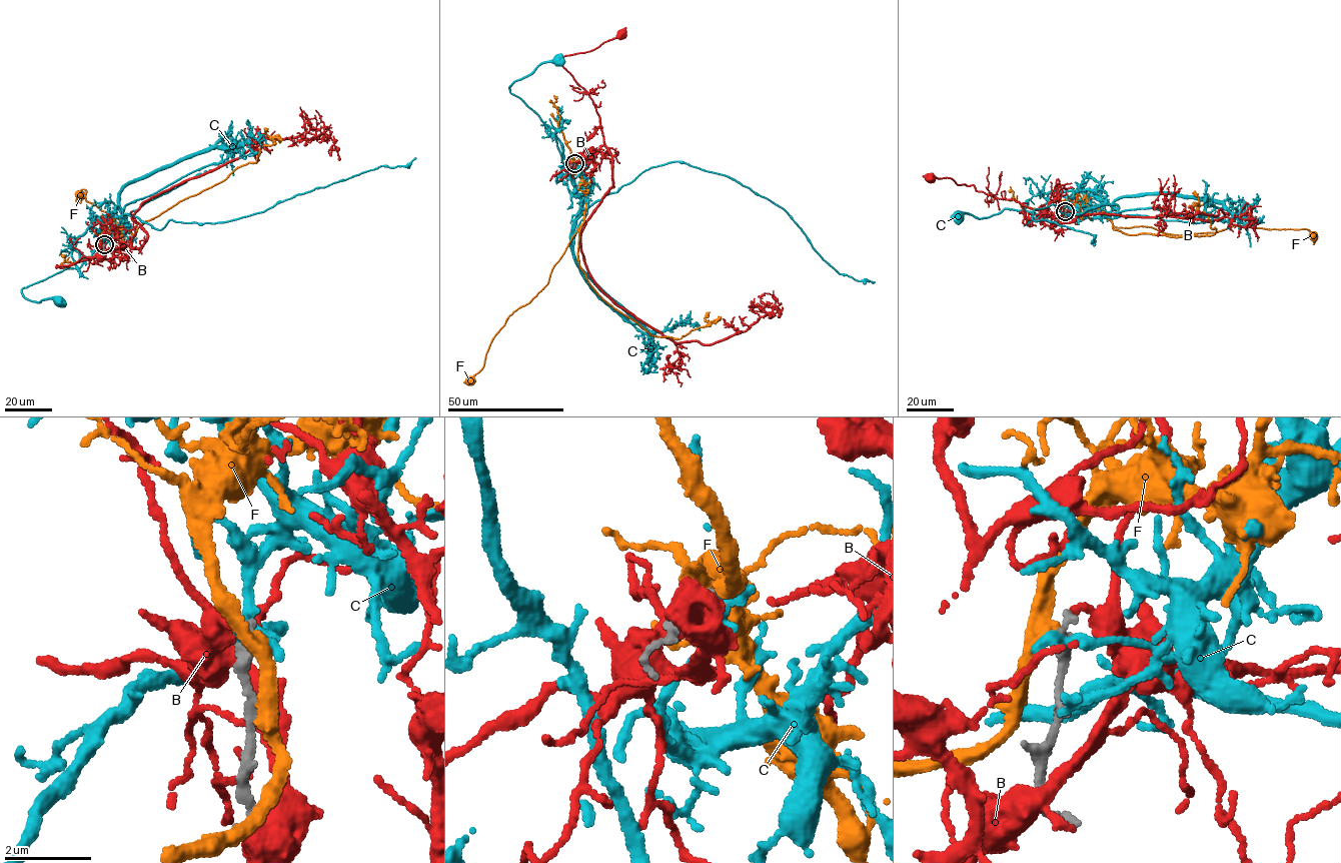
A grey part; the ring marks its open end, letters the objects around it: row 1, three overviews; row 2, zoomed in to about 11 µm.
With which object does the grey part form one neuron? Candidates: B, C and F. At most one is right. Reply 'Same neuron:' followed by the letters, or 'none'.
Same neuron: none

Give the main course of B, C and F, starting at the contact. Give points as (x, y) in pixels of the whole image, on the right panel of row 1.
B: (1066, 210), (1068, 214), (1056, 224), (1060, 218), (1040, 206), (1031, 209), (976, 190), (973, 185), (930, 177)
C: (1065, 211), (1073, 212), (1083, 194), (1051, 191), (1038, 215), (1007, 209), (987, 217), (966, 212), (959, 218)
F: (1065, 211), (1072, 203), (1100, 209), (1114, 225), (1149, 226), (1171, 234), (1235, 224), (1305, 228), (1314, 235)

